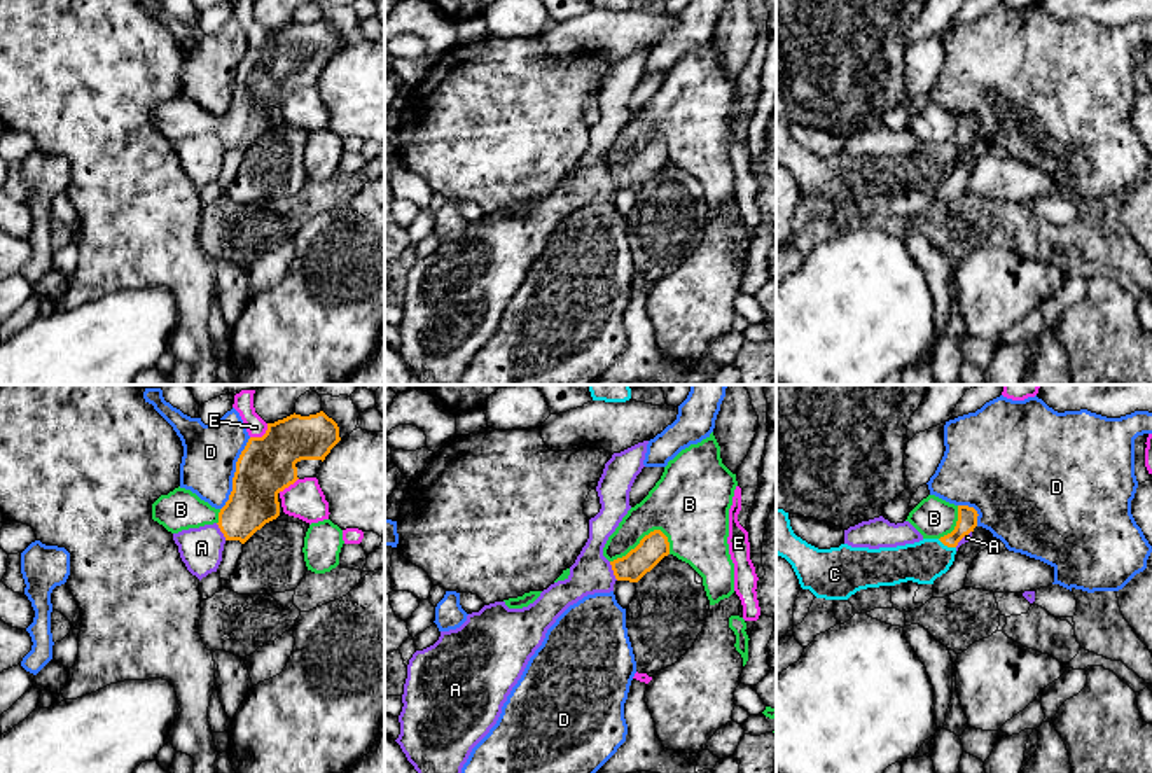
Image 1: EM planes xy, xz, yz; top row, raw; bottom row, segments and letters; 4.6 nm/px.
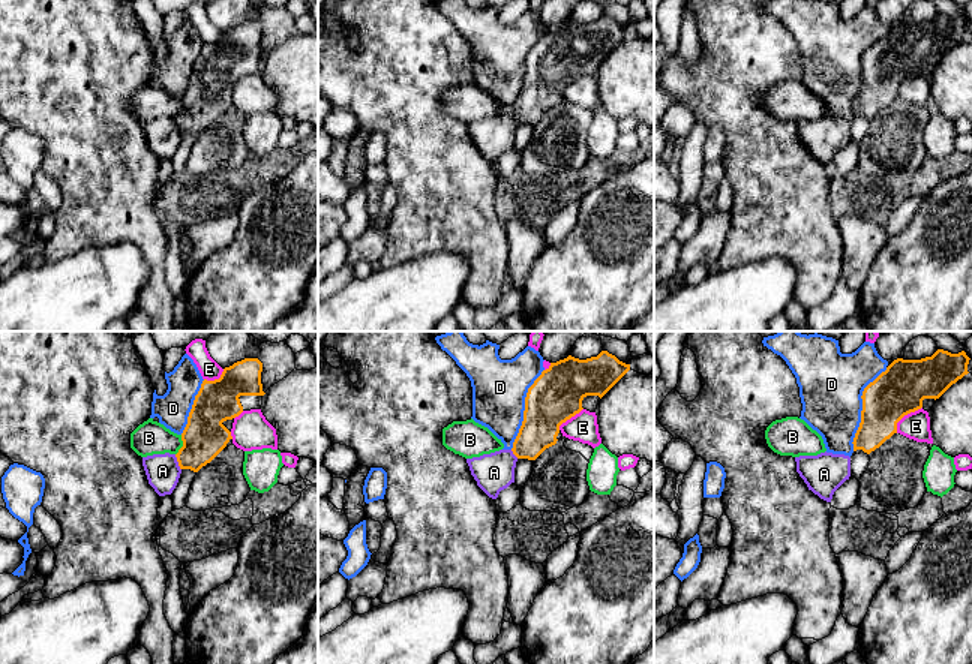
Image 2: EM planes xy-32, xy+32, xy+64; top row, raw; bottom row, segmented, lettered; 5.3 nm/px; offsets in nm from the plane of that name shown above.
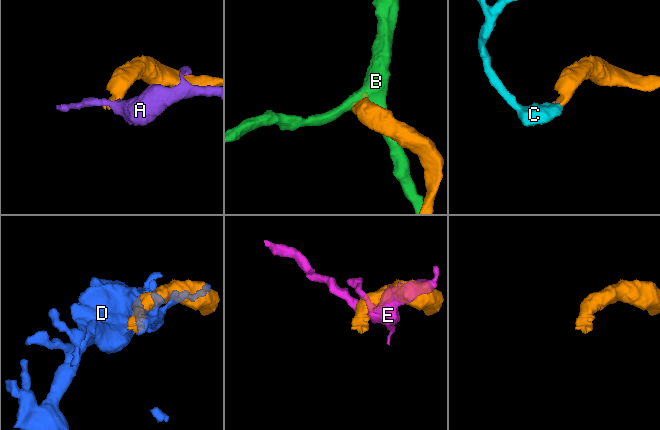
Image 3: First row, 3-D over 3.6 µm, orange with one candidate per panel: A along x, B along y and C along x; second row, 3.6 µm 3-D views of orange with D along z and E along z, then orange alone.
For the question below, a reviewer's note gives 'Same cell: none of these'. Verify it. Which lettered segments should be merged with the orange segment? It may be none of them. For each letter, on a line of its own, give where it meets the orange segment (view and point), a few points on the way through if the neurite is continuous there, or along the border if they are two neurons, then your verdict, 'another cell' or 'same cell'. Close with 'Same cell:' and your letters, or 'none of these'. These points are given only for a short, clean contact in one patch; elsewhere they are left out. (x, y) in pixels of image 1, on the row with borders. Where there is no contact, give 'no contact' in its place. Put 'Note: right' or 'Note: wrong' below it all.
A: xz (612, 569) | along xz (609, 562), (617, 579) | another cell
B: xz (640, 543) | another cell
C: yz (946, 544) | across yz (967, 516), (965, 525), (946, 544), (934, 557), (922, 562) | same cell
D: xy (235, 474) | another cell
E: xy (263, 436) | another cell
Same cell: C
Note: wrong

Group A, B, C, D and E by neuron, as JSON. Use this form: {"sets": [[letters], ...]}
{"sets": [["A"], ["B"], ["C"], ["D"], ["E"]]}

